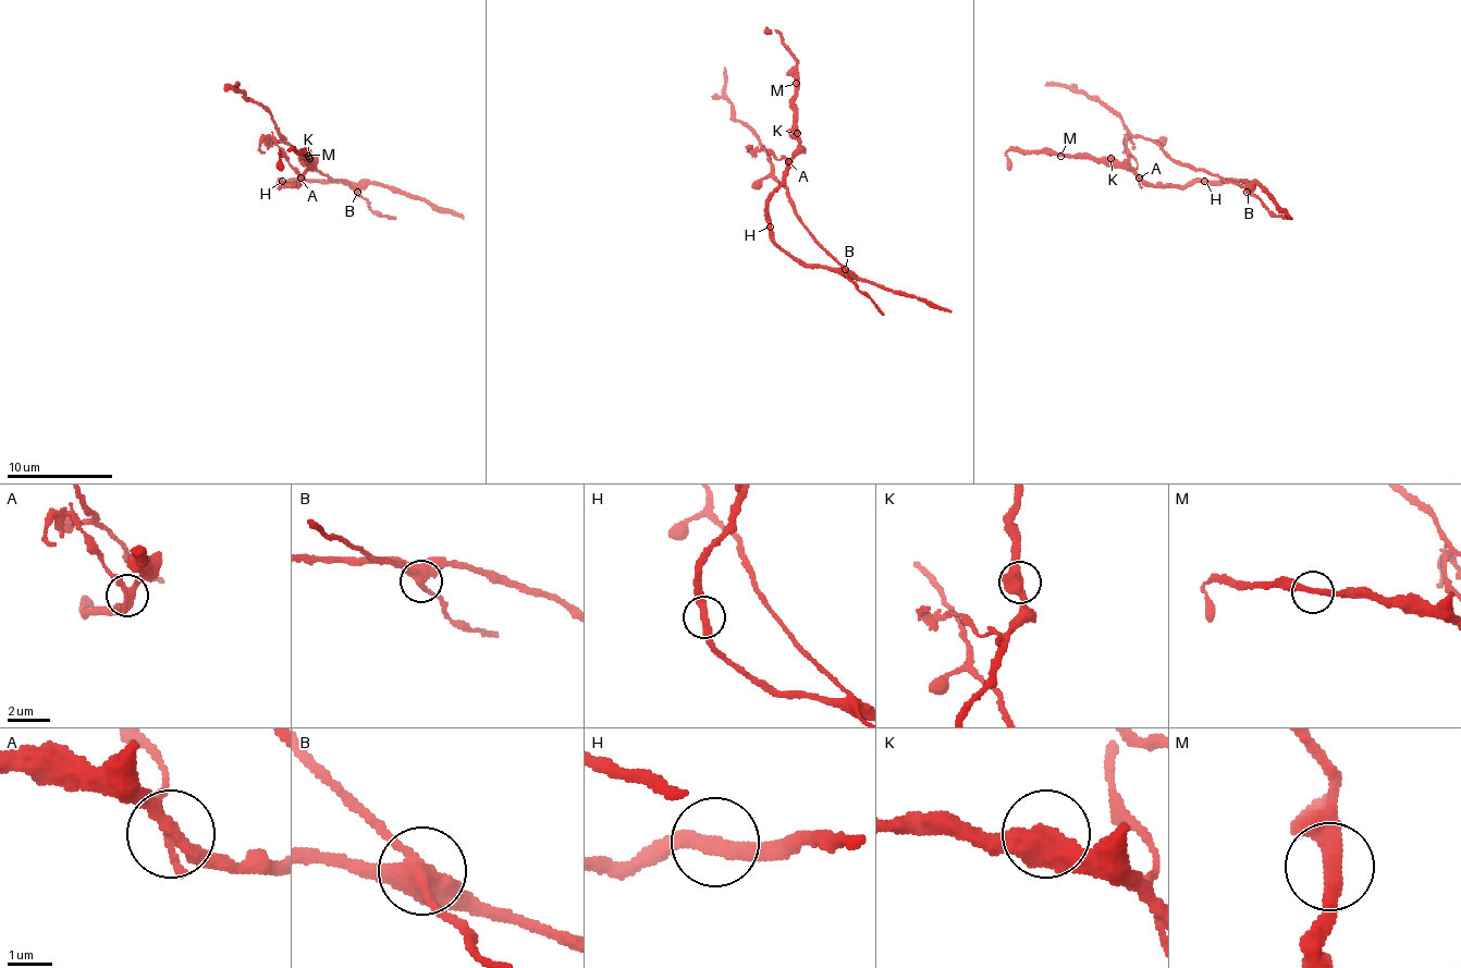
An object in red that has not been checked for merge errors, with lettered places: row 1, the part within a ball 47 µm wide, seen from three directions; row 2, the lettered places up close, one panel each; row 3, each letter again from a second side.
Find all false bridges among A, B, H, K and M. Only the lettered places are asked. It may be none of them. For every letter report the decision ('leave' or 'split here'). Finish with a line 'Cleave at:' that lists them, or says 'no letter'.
A: split here
B: split here
H: leave
K: leave
M: leave
Cleave at: A, B

